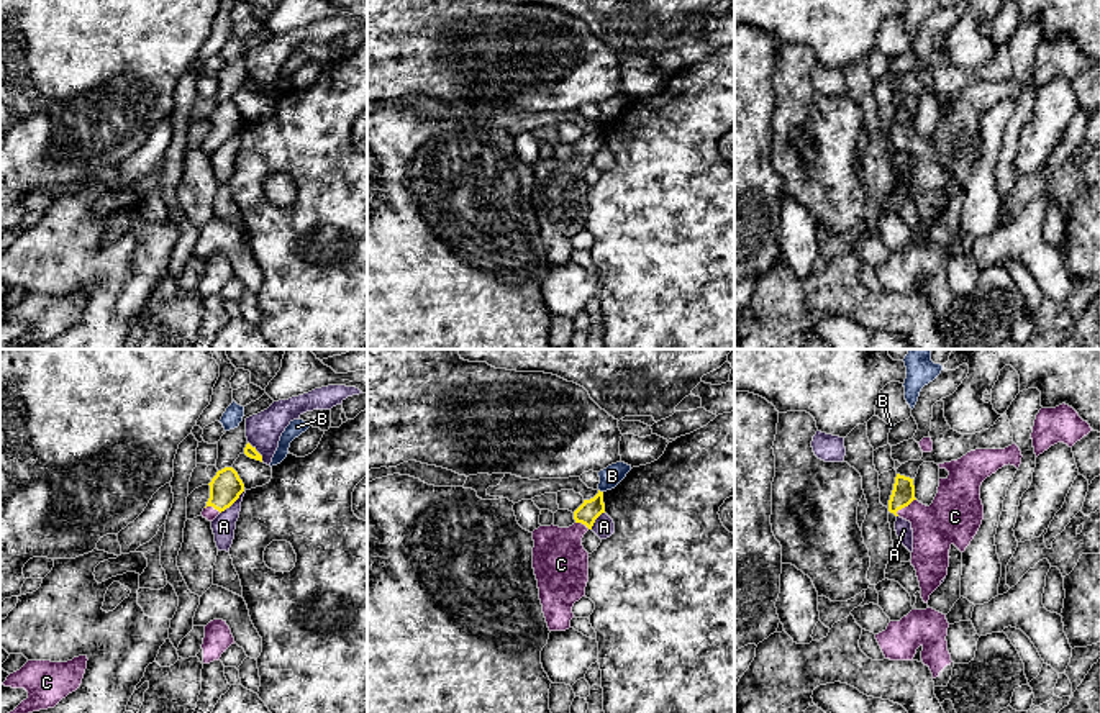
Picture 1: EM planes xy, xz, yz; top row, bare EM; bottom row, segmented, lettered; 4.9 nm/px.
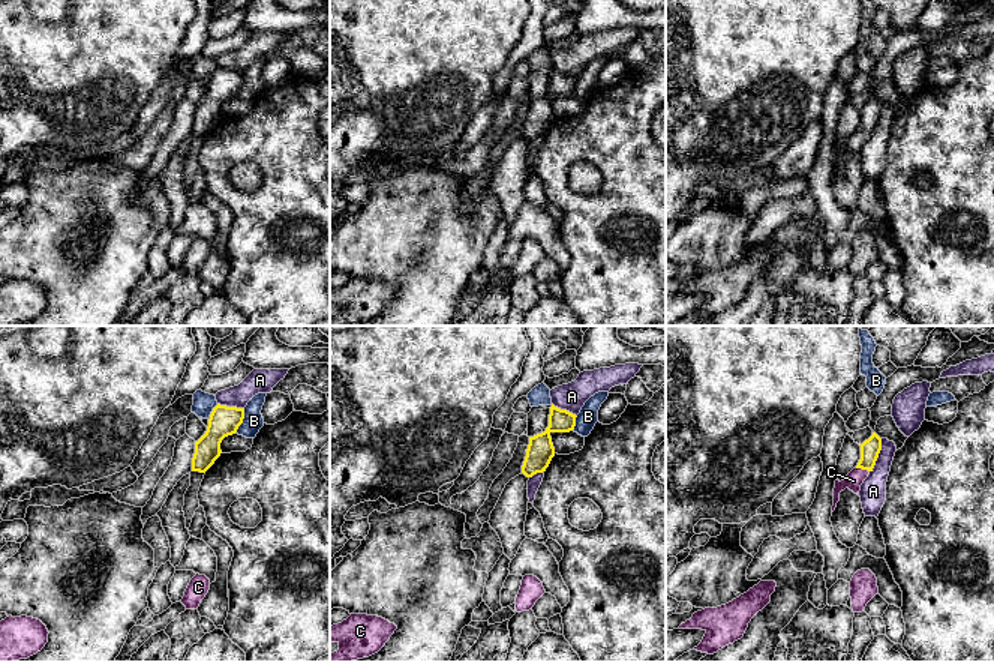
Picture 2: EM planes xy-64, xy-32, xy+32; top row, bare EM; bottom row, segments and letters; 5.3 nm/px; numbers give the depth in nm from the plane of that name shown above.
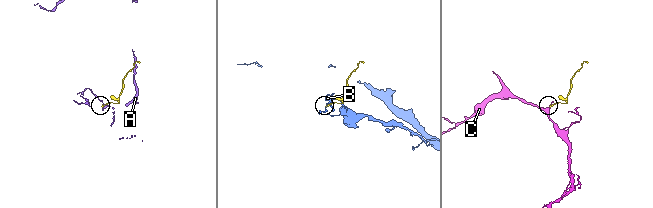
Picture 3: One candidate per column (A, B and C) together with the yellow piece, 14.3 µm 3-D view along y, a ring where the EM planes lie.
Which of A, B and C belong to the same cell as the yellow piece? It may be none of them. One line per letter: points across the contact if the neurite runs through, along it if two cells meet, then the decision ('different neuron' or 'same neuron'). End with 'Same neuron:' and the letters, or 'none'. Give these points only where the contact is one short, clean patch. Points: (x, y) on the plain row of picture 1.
A: different neuron
B: border xz (599, 122), (602, 125); different neuron
C: way yz (902, 128), (905, 138), (922, 149), (954, 149); same neuron
Same neuron: C

